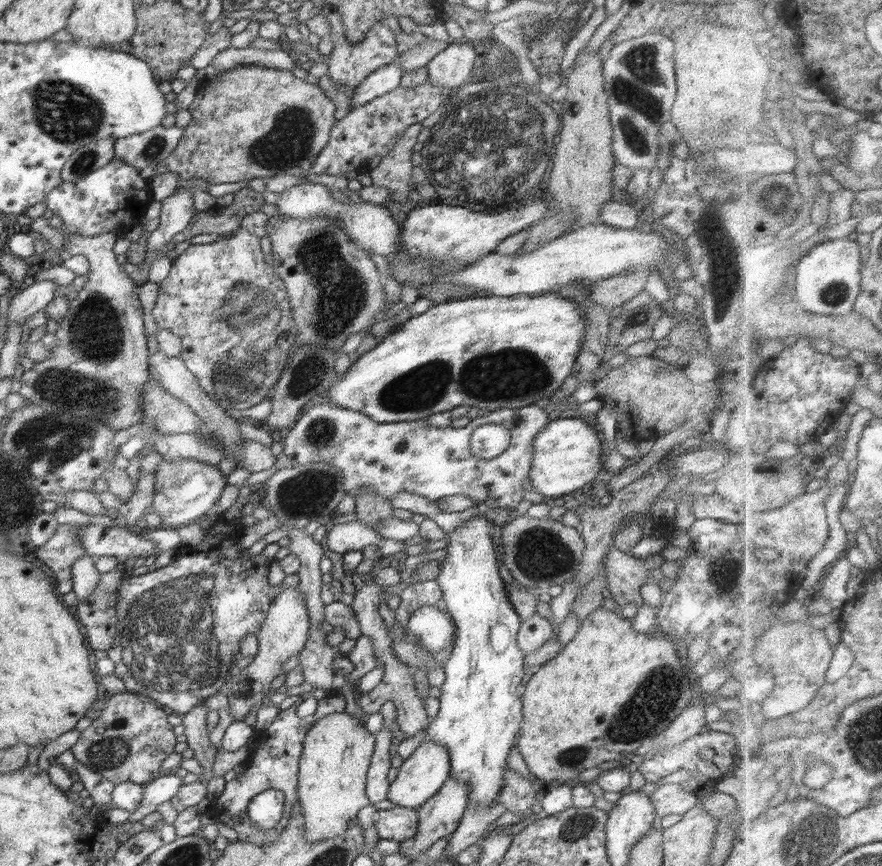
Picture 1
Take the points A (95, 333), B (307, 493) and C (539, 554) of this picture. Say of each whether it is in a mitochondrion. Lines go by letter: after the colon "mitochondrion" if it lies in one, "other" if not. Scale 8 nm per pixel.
A: mitochondrion
B: mitochondrion
C: mitochondrion

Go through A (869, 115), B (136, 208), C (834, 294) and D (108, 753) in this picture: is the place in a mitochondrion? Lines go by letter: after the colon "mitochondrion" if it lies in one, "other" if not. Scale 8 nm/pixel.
A: other
B: other
C: mitochondrion
D: mitochondrion

